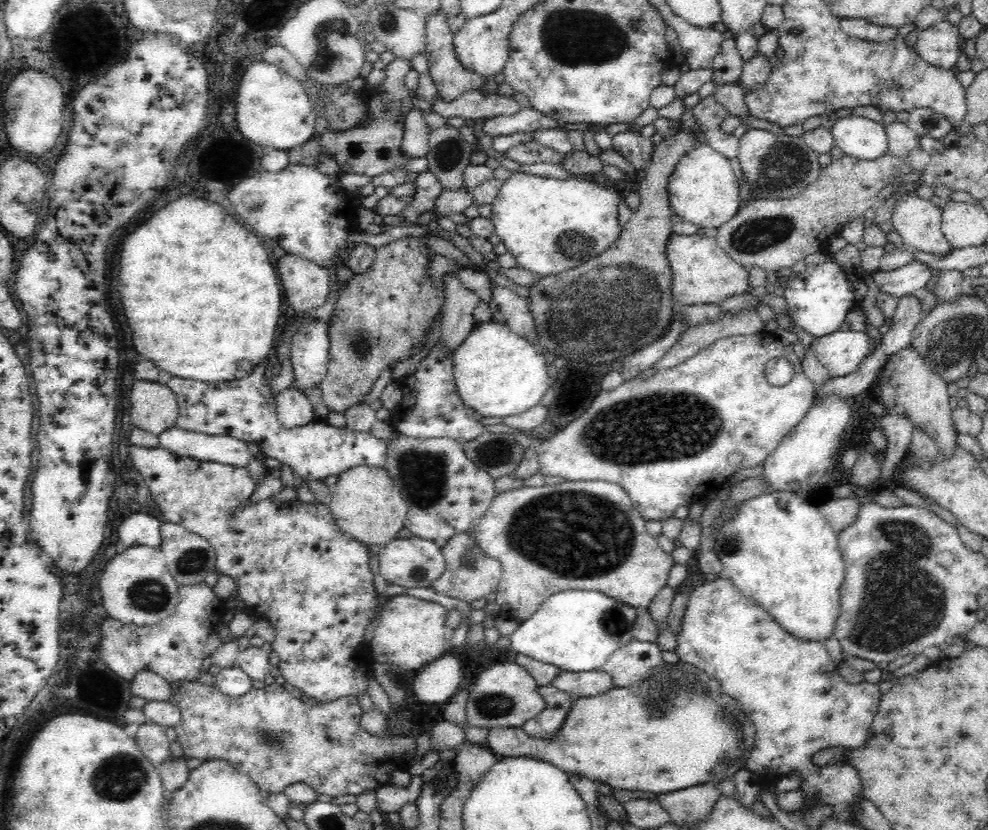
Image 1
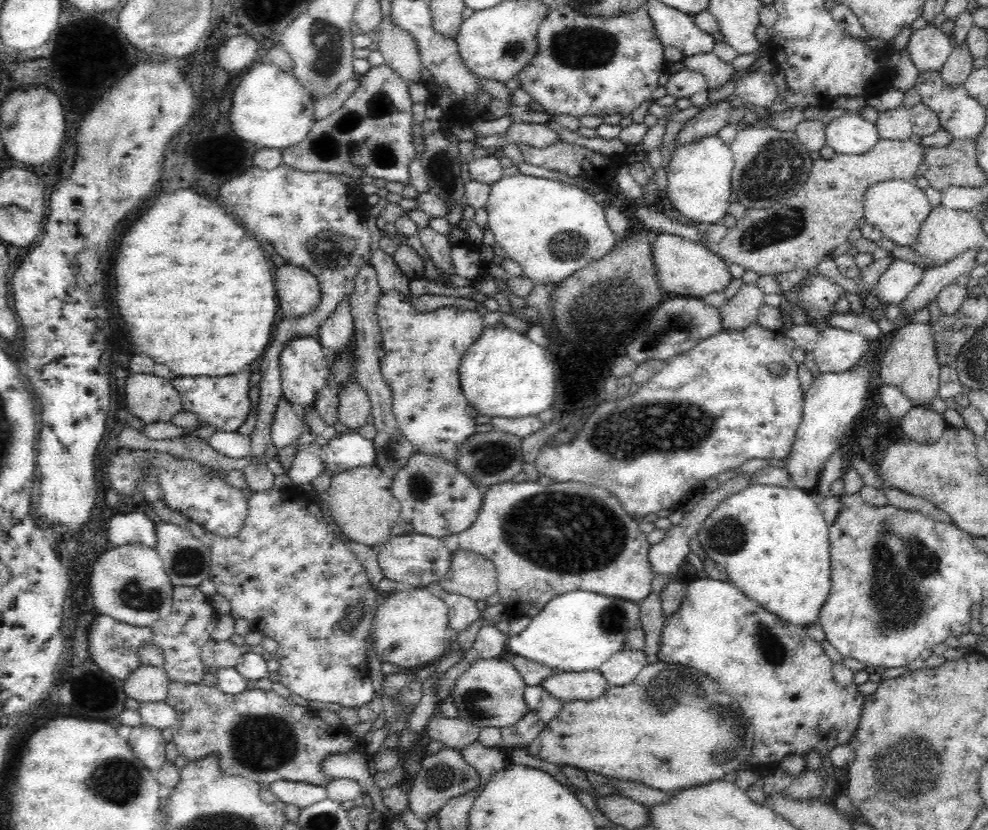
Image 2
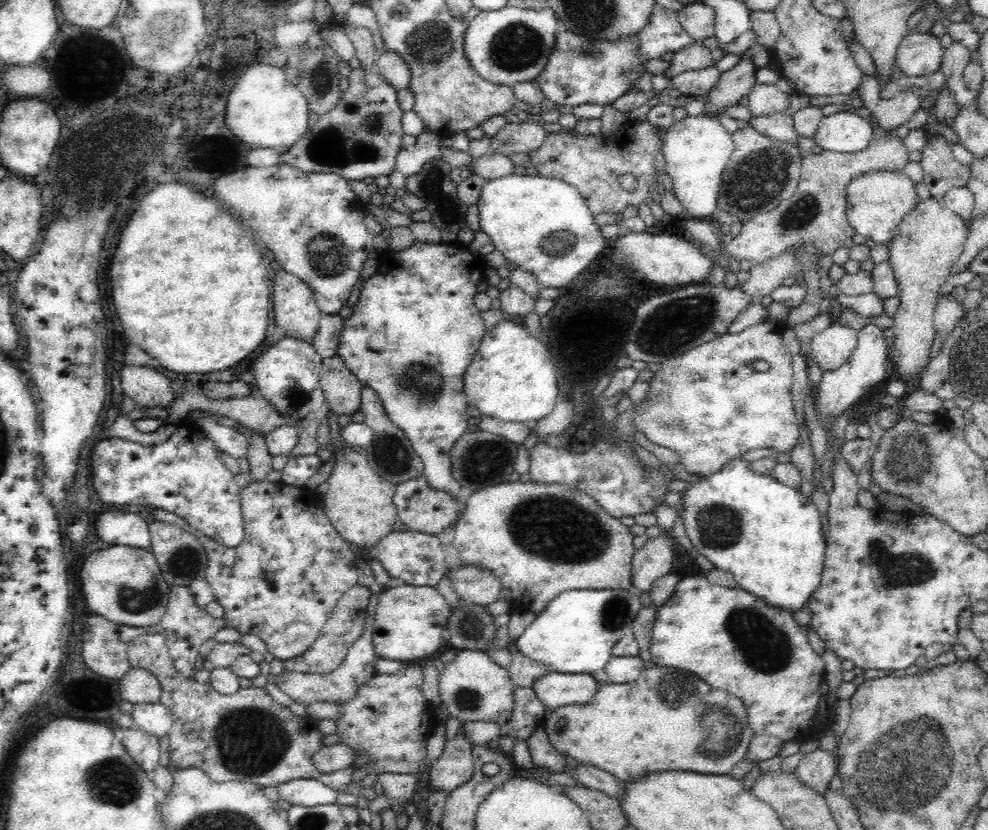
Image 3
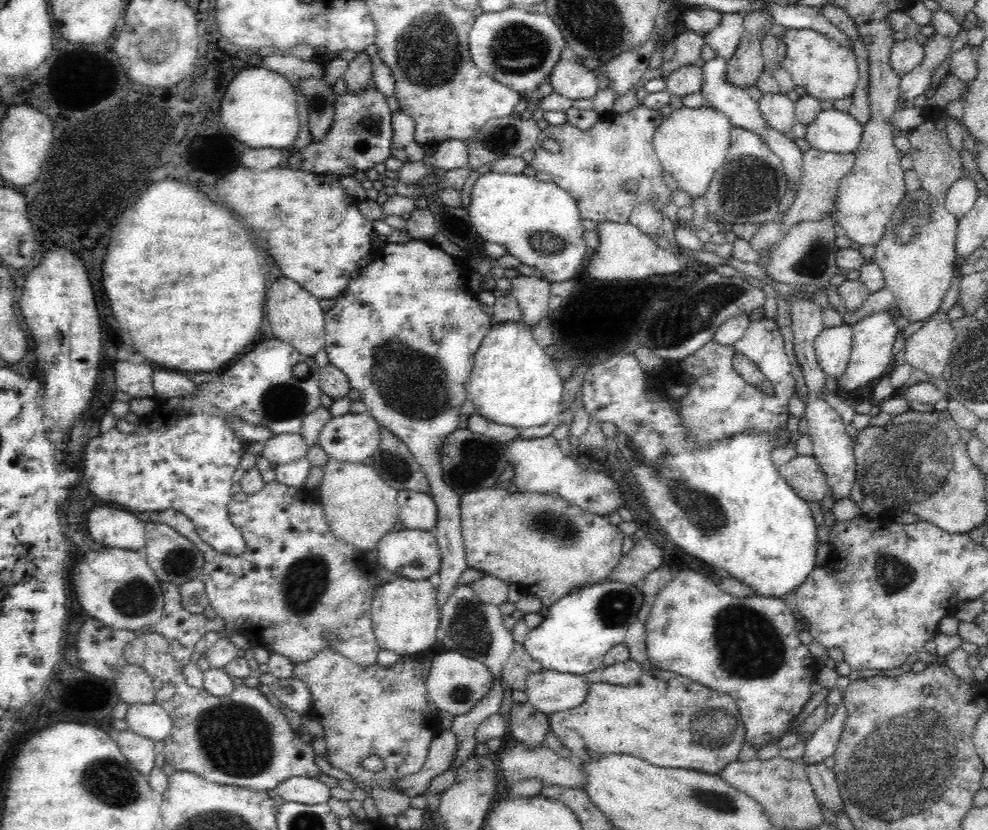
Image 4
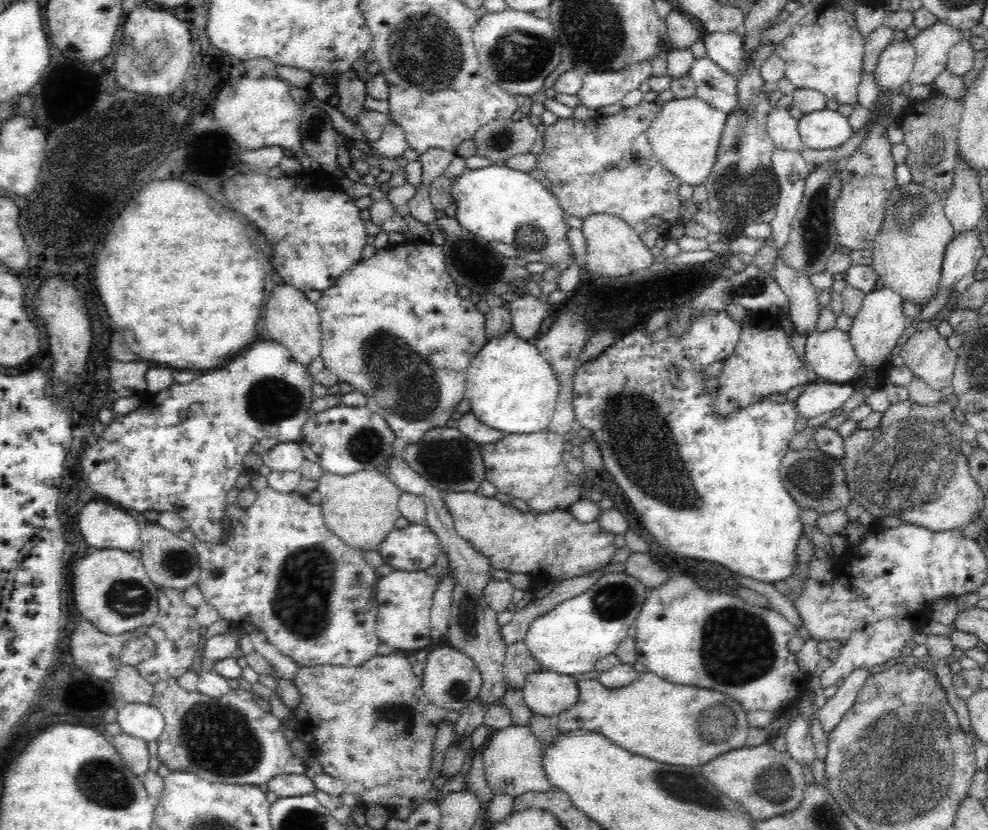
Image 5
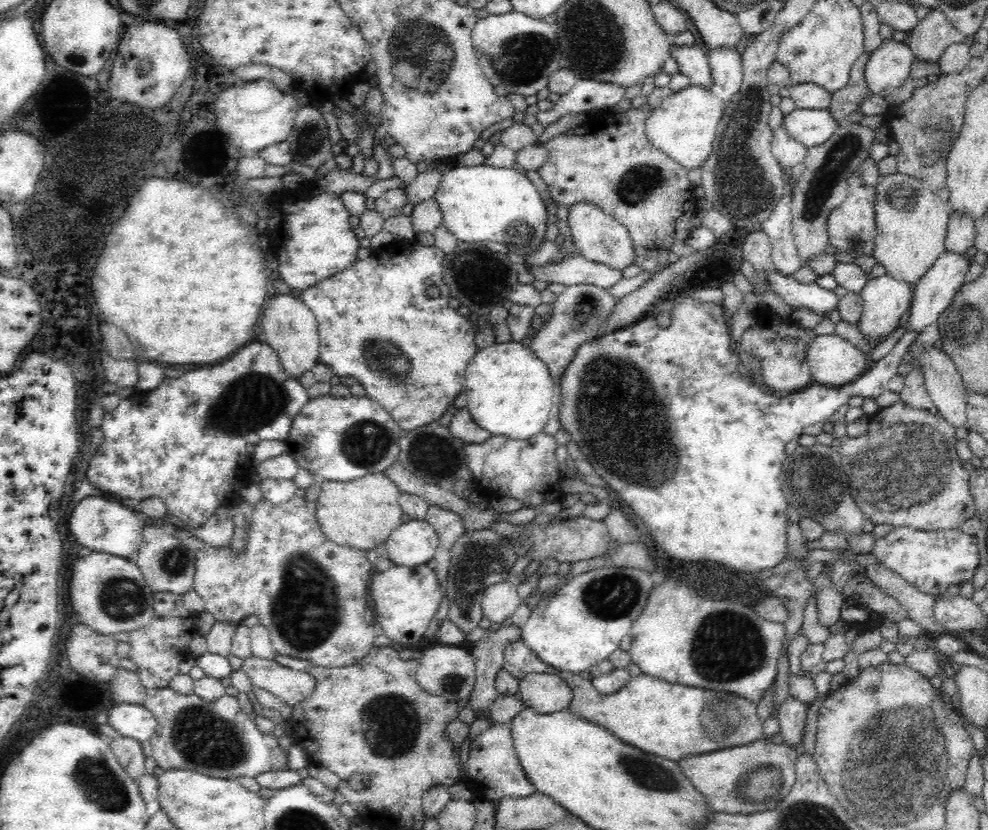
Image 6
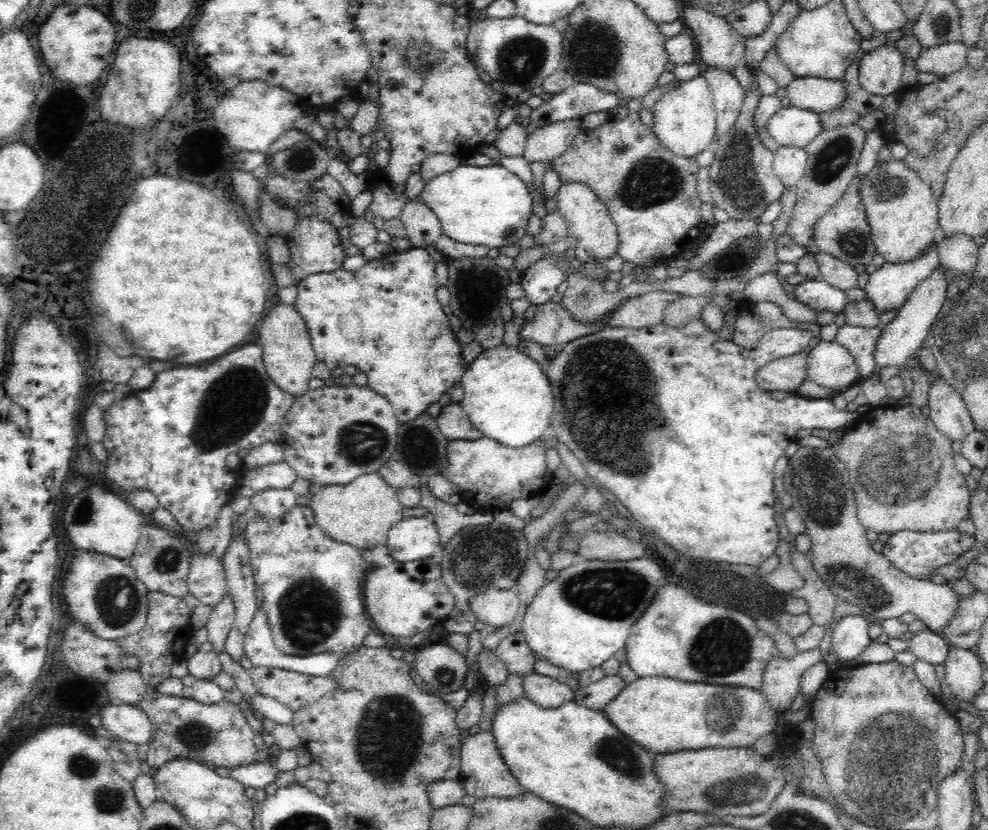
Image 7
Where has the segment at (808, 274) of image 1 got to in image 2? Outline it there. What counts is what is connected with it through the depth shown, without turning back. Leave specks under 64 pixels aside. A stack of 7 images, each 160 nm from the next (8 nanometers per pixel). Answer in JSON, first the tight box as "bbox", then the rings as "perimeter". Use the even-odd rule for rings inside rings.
{"bbox":[800,275,845,329],"perimeter":[[[818,275],[810,276],[809,281],[800,291],[800,303],[812,318],[810,325],[822,329],[827,325],[825,319],[834,313],[834,303],[845,291],[828,278]]]}

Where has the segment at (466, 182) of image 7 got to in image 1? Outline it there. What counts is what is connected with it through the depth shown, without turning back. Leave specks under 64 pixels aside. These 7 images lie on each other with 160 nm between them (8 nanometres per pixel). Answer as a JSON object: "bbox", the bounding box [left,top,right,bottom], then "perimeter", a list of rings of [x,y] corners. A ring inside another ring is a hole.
{"bbox":[491,171,623,275],"perimeter":[[[524,171],[514,172],[502,183],[496,198],[491,202],[491,222],[495,234],[500,237],[507,251],[514,256],[518,267],[535,275],[555,275],[576,268],[583,262],[602,254],[620,236],[623,226],[618,224],[618,212],[622,191],[616,184],[600,184],[571,177],[567,180],[542,177]]]}

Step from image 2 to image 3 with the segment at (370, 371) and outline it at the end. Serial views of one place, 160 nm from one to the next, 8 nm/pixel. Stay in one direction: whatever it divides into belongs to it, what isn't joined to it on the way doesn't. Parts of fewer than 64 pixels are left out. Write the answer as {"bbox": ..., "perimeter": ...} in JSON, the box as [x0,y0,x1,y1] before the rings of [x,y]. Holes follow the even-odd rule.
{"bbox":[360,387,422,485],"perimeter":[[[363,387],[360,392],[360,410],[364,415],[364,423],[374,432],[372,443],[363,450],[363,453],[376,474],[395,485],[422,475],[422,461],[412,448],[406,433],[391,422],[388,413],[382,407],[382,401],[370,387]]]}

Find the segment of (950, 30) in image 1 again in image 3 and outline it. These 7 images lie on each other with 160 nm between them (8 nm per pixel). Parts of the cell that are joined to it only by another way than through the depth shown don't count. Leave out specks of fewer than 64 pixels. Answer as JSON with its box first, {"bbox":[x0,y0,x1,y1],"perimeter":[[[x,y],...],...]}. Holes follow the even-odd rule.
{"bbox":[895,32,944,76],"perimeter":[[[909,32],[901,41],[895,64],[904,75],[924,76],[940,68],[944,48],[930,32]]]}

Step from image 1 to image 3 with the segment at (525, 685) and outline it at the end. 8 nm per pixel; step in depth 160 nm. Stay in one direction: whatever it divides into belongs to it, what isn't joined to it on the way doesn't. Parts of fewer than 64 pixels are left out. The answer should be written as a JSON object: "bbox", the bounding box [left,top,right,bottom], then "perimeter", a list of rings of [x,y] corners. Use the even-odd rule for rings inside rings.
{"bbox":[438,650,515,725],"perimeter":[[[460,650],[455,657],[438,671],[440,707],[463,725],[478,720],[499,721],[505,724],[513,715],[515,686],[509,671],[496,665],[488,653]]]}

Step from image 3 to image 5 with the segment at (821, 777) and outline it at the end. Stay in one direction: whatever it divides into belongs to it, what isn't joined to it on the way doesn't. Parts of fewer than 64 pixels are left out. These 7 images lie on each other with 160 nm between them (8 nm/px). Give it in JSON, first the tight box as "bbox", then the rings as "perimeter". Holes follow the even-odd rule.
{"bbox":[819,667,872,734],"perimeter":[[[872,667],[852,670],[848,676],[844,677],[837,692],[826,699],[819,710],[820,722],[825,734],[828,734],[832,730],[832,726],[840,722],[840,718],[850,710],[850,706],[854,704],[864,681],[872,674],[871,670]]]}

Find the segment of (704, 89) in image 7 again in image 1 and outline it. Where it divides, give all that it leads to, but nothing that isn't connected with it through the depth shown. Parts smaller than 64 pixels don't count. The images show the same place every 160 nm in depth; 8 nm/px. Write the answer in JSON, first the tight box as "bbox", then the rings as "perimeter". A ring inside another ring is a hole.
{"bbox":[667,142,743,228],"perimeter":[[[707,142],[690,149],[674,167],[667,191],[671,210],[685,221],[702,228],[719,228],[730,220],[743,205],[732,159],[714,150]]]}

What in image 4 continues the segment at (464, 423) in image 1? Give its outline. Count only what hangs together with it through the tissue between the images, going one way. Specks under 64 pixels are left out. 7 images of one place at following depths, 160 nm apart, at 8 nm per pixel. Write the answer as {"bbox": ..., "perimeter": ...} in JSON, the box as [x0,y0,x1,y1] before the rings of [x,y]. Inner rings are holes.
{"bbox":[323,239,493,609],"perimeter":[[[416,239],[400,244],[385,242],[382,245],[382,254],[376,260],[371,260],[366,266],[354,270],[350,274],[348,287],[344,290],[344,293],[341,293],[334,299],[334,306],[332,308],[325,311],[325,347],[323,350],[327,353],[328,363],[336,366],[336,368],[346,375],[351,388],[360,393],[361,400],[366,403],[367,410],[376,419],[378,425],[381,428],[384,427],[390,430],[400,441],[406,443],[406,446],[417,458],[423,473],[429,480],[431,496],[437,506],[437,523],[435,524],[433,533],[437,538],[441,564],[437,573],[440,575],[440,582],[436,585],[436,605],[438,605],[438,609],[441,609],[446,604],[448,597],[460,584],[458,581],[463,576],[463,573],[469,569],[467,560],[465,559],[464,541],[462,541],[462,533],[460,532],[460,495],[457,495],[456,491],[448,483],[444,483],[444,479],[442,479],[442,467],[440,467],[440,459],[438,459],[440,458],[440,444],[448,437],[448,434],[454,433],[457,430],[459,410],[467,398],[465,383],[472,371],[474,356],[493,324],[491,316],[484,312],[483,304],[474,298],[474,294],[470,292],[467,283],[467,274],[460,267],[456,258],[446,254],[443,249],[430,241]]]}

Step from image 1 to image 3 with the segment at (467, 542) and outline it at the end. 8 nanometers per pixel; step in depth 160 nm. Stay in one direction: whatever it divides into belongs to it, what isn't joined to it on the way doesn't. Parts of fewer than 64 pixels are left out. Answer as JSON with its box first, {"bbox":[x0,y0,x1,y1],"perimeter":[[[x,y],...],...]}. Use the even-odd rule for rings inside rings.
{"bbox":[448,566,503,606],"perimeter":[[[460,566],[457,570],[450,570],[448,576],[452,579],[456,594],[472,604],[488,606],[500,599],[500,591],[503,588],[501,580],[490,570]]]}

